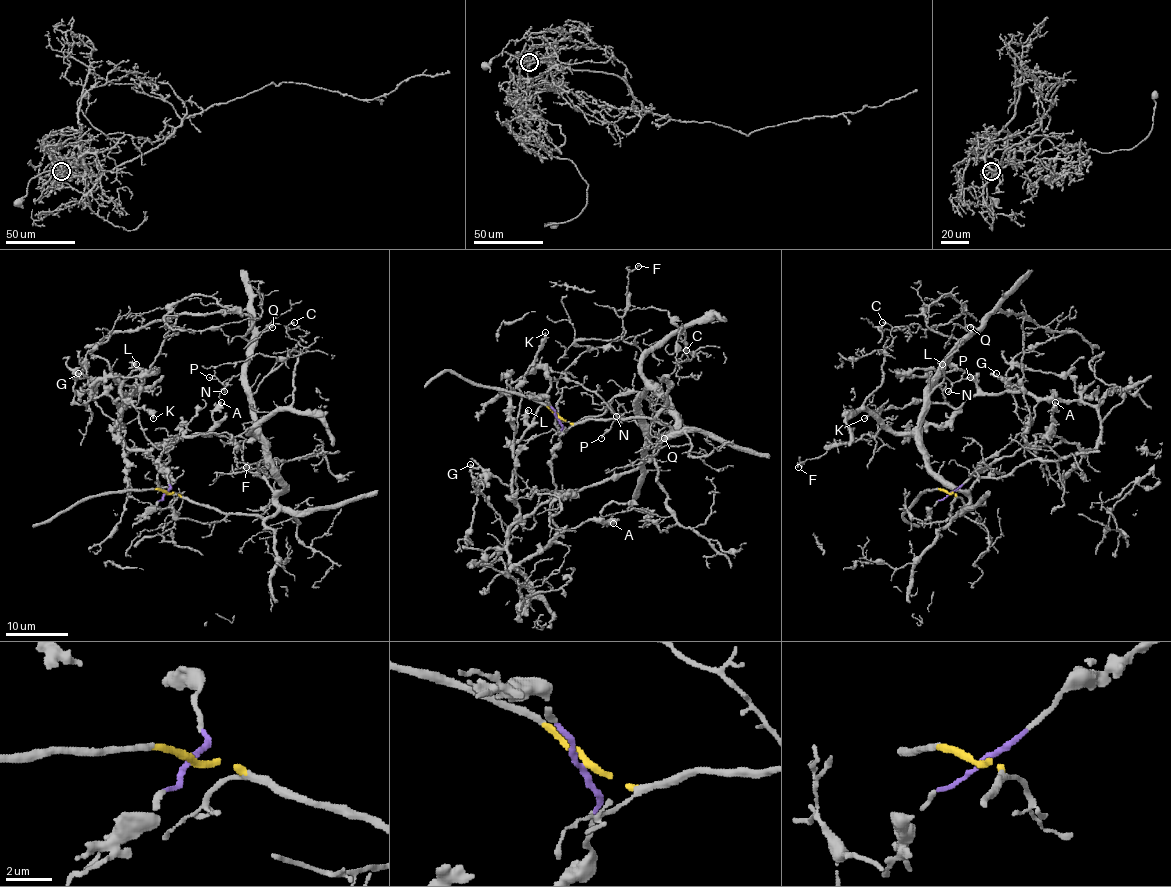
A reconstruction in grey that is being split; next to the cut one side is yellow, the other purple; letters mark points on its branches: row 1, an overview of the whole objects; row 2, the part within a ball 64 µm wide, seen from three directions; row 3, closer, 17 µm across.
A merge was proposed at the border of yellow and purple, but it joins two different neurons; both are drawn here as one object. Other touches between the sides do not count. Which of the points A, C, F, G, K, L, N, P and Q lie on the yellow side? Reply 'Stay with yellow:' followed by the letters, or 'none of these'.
Stay with yellow: C, F, N, P, Q

